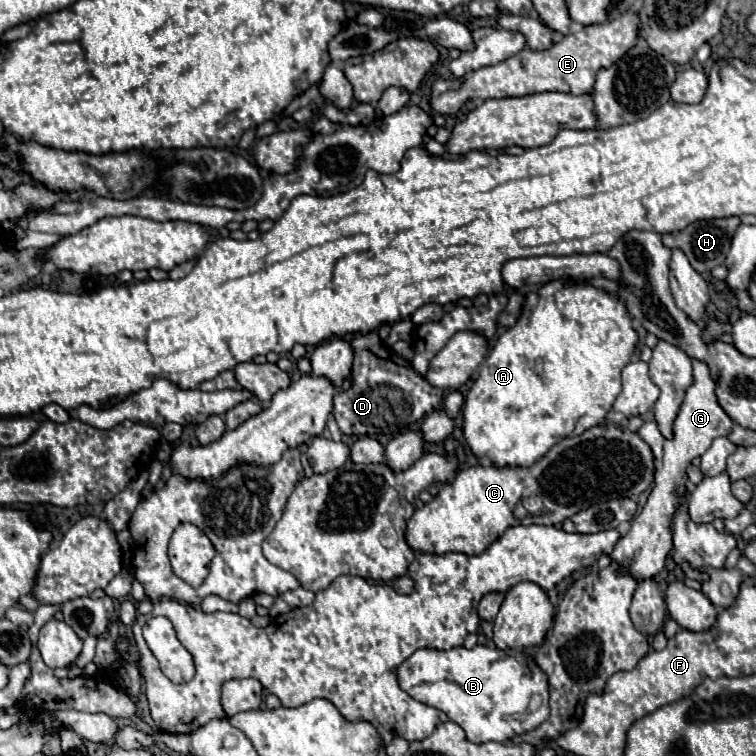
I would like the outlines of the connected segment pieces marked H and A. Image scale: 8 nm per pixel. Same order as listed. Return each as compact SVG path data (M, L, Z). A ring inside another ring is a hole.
M740 218L694 222L678 234L666 234L664 246L682 250L696 272L708 272L724 262L738 224Z
M550 282L546 286L540 288L540 292L532 292L526 296L526 302L524 302L524 308L522 308L522 314L518 318L518 322L506 330L498 340L496 344L492 346L492 350L488 352L486 360L480 364L478 368L478 380L472 384L470 392L466 394L466 400L464 400L464 424L462 424L462 430L464 430L464 438L472 450L472 454L476 458L488 458L494 466L498 468L528 468L532 464L536 464L544 454L548 454L548 450L560 440L560 438L566 438L566 436L576 436L592 426L600 426L608 414L608 410L612 408L612 402L616 398L616 394L620 394L620 370L630 362L630 356L634 354L634 348L636 348L636 342L638 342L638 336L630 324L630 316L624 308L624 304L614 298L612 294L604 292L604 290L598 290L598 288L592 288L588 284L568 284L568 282ZM536 358L542 358L544 360L544 376L536 376L532 372L532 362Z

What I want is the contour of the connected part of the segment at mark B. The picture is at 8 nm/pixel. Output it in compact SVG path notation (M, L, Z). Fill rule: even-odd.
M456 646L450 650L416 650L406 662L396 670L398 682L404 692L408 692L414 700L424 702L442 710L452 722L456 722L470 742L508 742L524 732L534 730L542 722L548 720L548 676L544 672L534 672L530 662L518 658L514 654L506 654L502 650L486 652L486 646L474 646L472 650L464 646Z

